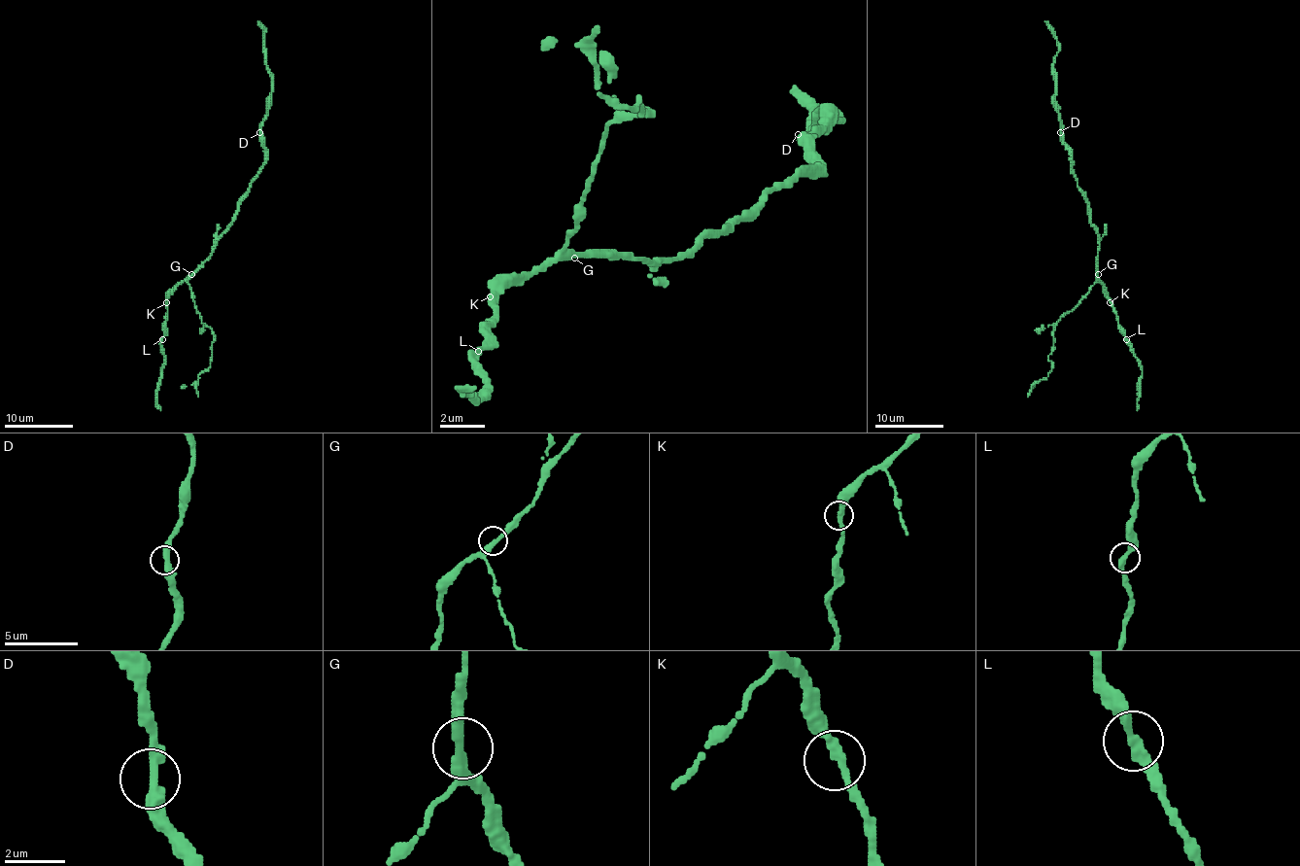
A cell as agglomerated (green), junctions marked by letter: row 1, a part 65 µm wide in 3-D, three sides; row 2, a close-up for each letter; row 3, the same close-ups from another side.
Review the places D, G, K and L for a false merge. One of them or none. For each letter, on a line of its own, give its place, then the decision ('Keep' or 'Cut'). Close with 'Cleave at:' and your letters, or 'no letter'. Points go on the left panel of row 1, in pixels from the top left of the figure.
D: Place: (259, 132). Keep
G: Place: (191, 274). Keep
K: Place: (166, 302). Keep
L: Place: (162, 339). Keep
Cleave at: no letter

